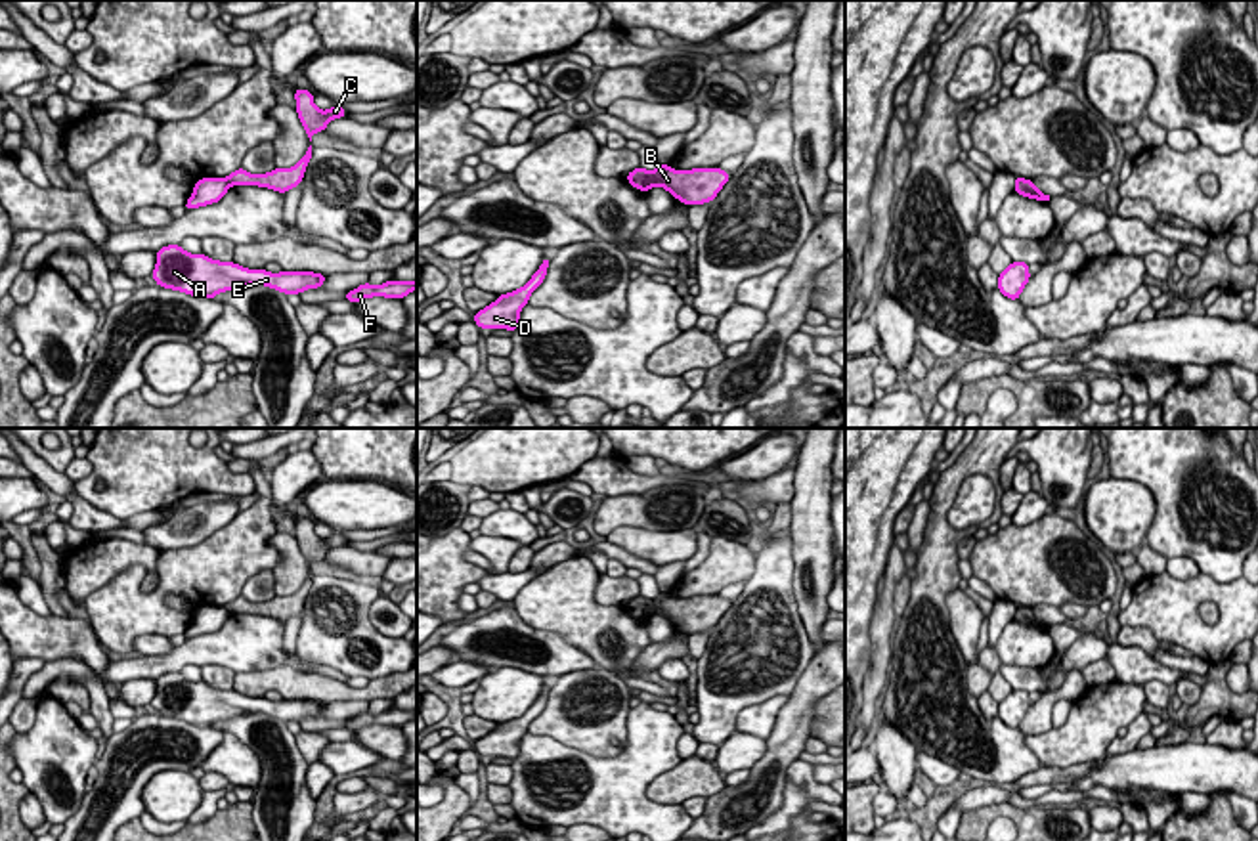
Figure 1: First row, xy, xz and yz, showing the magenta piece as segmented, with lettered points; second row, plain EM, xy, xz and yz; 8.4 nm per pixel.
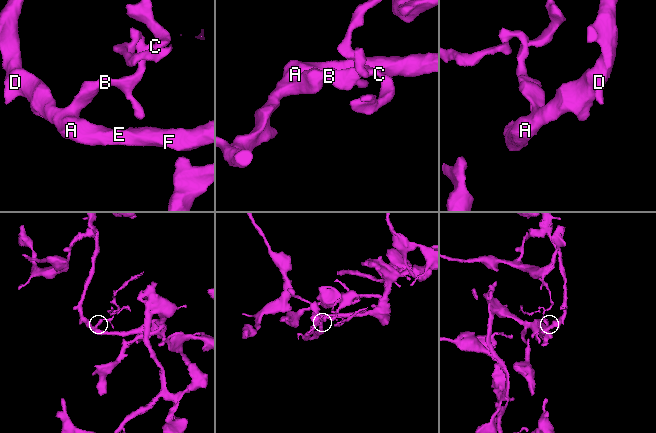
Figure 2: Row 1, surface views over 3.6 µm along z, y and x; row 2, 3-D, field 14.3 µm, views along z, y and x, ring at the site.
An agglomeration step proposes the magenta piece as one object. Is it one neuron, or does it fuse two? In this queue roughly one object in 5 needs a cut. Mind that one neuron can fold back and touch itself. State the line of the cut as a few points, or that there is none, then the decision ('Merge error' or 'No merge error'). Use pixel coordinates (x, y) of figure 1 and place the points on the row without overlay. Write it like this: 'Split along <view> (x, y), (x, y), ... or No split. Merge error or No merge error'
Split along xz (650, 599), (656, 612). Merge error

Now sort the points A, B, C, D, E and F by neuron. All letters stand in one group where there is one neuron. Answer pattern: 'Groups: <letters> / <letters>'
Groups: A D E F / B C

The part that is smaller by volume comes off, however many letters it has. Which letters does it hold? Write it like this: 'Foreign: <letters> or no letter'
Foreign: B, C

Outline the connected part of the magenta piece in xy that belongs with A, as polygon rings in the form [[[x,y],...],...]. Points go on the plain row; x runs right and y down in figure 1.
[[[166,673],[157,680],[151,705],[159,715],[214,728],[218,721],[239,715],[264,713],[283,722],[300,722],[323,715],[327,703],[314,700],[249,698],[235,690],[212,688],[206,682],[191,682],[182,673]]]

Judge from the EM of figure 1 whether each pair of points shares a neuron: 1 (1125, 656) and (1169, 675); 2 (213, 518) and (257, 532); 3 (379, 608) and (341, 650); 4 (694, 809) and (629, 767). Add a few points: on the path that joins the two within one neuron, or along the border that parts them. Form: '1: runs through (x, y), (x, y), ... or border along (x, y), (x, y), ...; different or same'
1: runs through (1136, 666), (1157, 671); same
2: border along (239, 511), (192, 547); different
3: border along (379, 595), (369, 606), (369, 622), (396, 639); different
4: border along (681, 805), (693, 819); different

